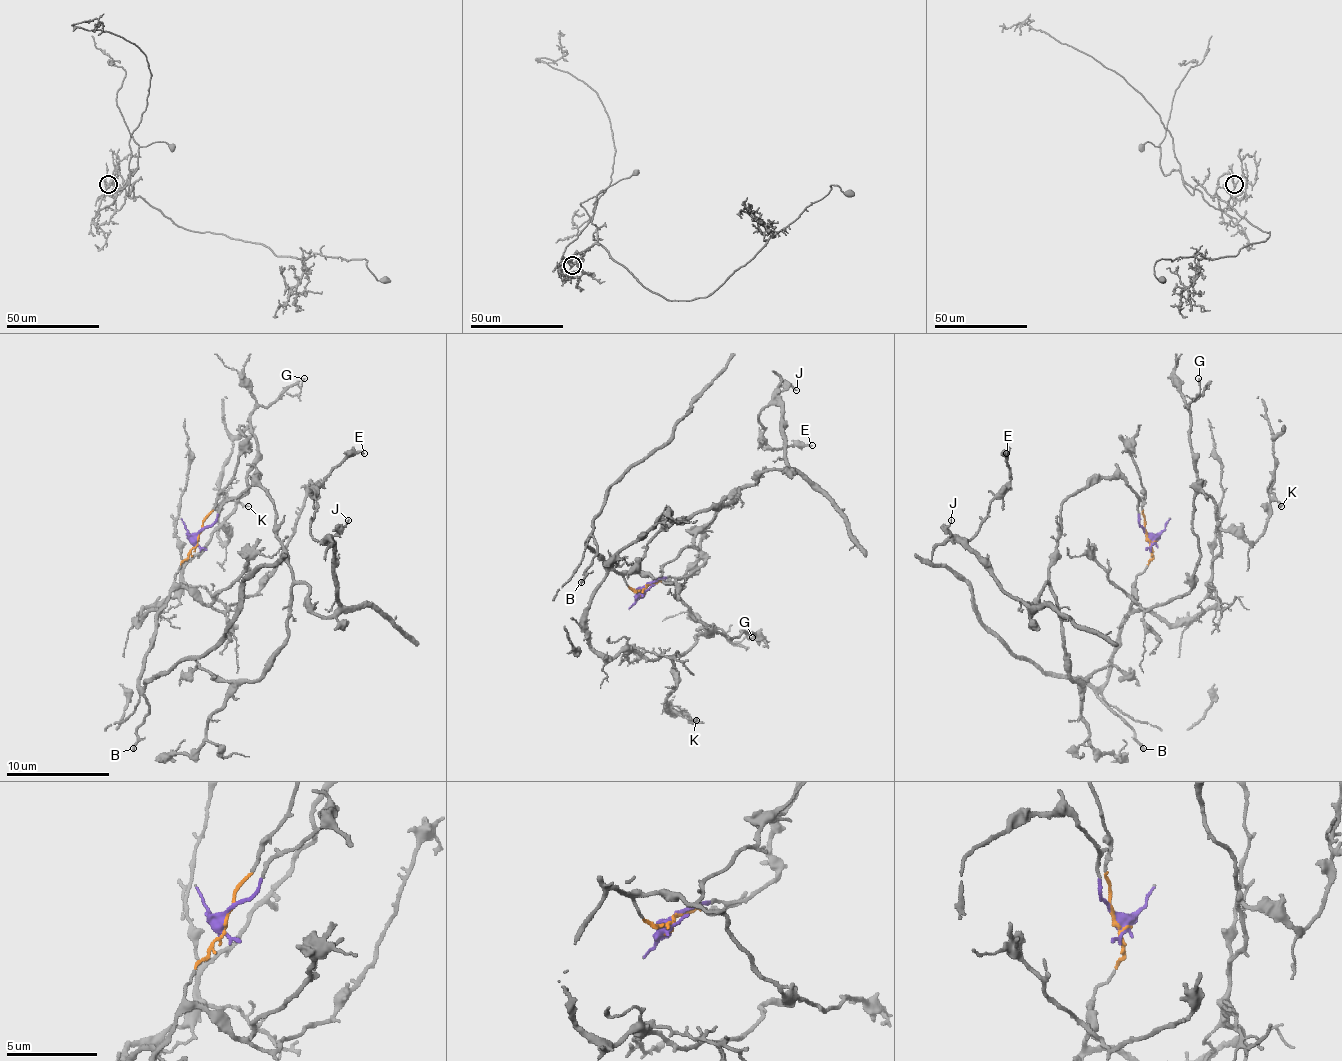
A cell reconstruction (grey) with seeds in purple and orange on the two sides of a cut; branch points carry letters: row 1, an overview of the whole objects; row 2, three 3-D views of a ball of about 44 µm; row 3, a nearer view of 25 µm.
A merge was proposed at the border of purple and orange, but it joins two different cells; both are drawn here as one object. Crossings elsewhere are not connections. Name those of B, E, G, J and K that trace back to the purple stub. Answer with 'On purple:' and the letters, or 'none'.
On purple: E, J

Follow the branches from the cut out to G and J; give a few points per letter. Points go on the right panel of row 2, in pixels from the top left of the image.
G: (1149, 538), (1131, 605), (1195, 620), (1218, 599), (1221, 545), (1185, 409), (1203, 396), (1198, 378)
J: (1149, 538), (1136, 494), (1120, 478), (1092, 478), (1061, 507), (1056, 558), (1030, 617), (955, 538), (950, 519)

